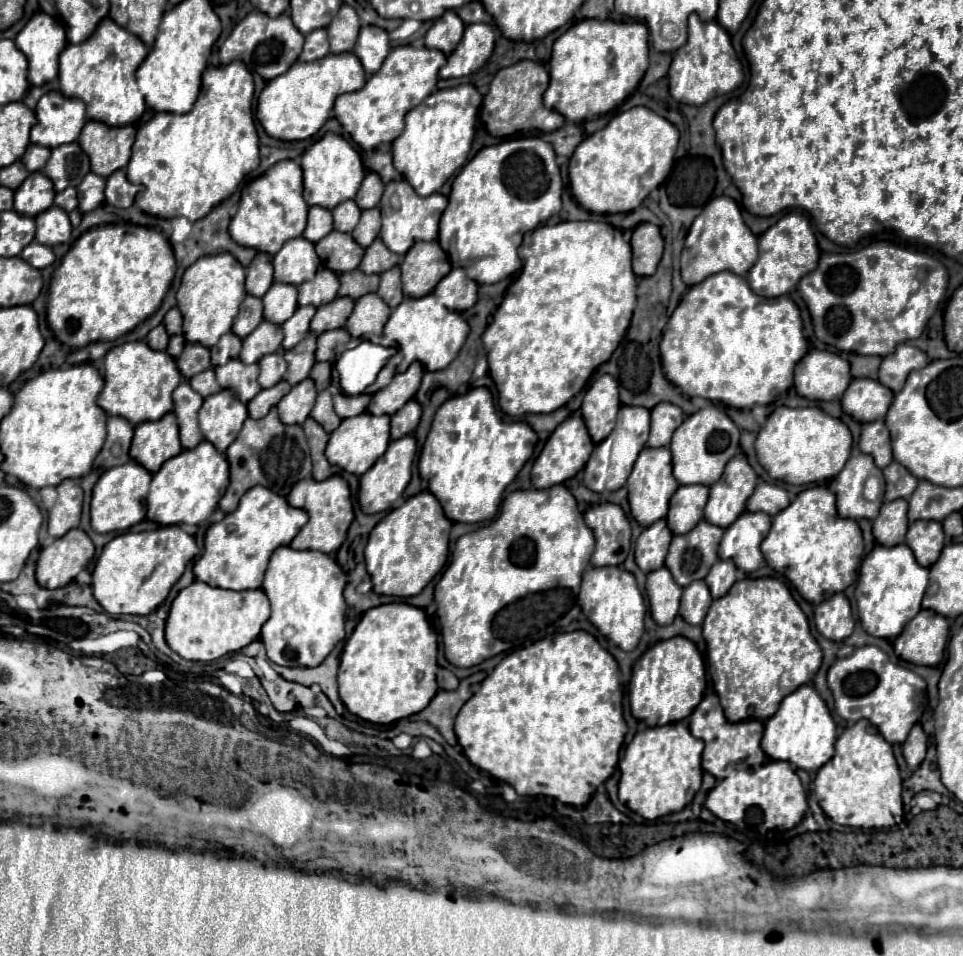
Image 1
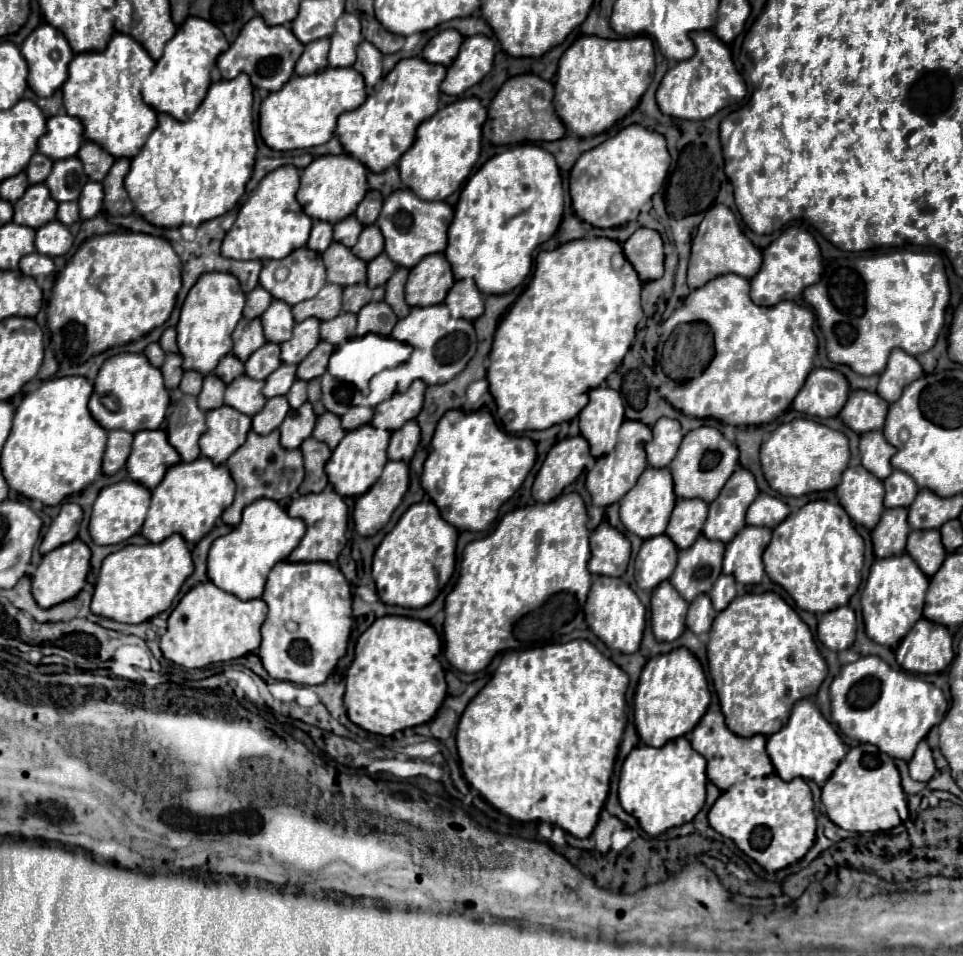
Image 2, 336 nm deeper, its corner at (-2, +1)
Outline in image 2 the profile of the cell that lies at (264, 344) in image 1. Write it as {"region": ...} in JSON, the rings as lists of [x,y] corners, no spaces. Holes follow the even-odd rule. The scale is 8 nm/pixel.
{"region":[[[267,341],[245,361],[245,375],[253,379],[267,379],[281,365],[279,345]]]}

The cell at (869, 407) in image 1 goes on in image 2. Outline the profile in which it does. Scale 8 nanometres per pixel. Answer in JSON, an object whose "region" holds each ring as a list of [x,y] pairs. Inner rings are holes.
{"region":[[[851,391],[845,407],[841,409],[839,417],[847,427],[851,427],[857,433],[881,429],[887,417],[889,403],[881,399],[877,393],[871,391]]]}

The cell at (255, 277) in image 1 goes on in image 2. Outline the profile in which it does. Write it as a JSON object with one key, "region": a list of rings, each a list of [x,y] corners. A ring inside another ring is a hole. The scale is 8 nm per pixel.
{"region":[[[257,285],[253,291],[247,293],[247,303],[245,303],[245,309],[243,309],[243,315],[247,319],[255,319],[255,317],[261,317],[261,313],[269,307],[271,303],[271,293],[265,291],[261,285]]]}

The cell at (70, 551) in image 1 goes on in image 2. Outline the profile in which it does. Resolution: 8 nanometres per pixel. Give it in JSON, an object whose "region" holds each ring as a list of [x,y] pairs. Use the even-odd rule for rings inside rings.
{"region":[[[73,539],[73,543],[65,543],[53,549],[51,553],[43,555],[43,561],[39,563],[33,575],[33,597],[37,605],[47,609],[75,597],[85,585],[85,577],[89,573],[89,559],[91,559],[91,551],[81,539]]]}

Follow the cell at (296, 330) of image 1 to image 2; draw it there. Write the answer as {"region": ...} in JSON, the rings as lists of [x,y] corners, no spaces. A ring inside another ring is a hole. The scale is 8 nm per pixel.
{"region":[[[305,319],[293,327],[293,337],[281,343],[281,361],[285,363],[301,363],[309,351],[319,343],[319,319]]]}

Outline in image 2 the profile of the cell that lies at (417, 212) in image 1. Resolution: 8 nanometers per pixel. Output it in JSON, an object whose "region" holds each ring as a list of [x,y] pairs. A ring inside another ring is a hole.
{"region":[[[409,189],[393,191],[385,199],[377,225],[385,237],[385,253],[401,267],[415,267],[425,255],[441,253],[447,247],[447,229],[453,219],[453,207],[445,201],[423,201]]]}

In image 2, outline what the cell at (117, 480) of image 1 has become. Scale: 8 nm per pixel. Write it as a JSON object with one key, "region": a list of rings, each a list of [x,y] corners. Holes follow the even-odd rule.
{"region":[[[123,479],[119,483],[113,483],[113,485],[101,489],[99,497],[95,499],[91,521],[89,521],[89,533],[91,533],[93,541],[97,545],[117,545],[117,543],[129,539],[131,535],[139,533],[141,525],[145,521],[145,513],[149,509],[149,501],[151,501],[151,491],[131,479]]]}

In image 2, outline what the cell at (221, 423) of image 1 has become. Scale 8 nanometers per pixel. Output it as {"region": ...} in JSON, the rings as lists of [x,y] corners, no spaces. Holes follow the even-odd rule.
{"region":[[[229,405],[207,411],[207,431],[199,443],[201,455],[213,459],[213,463],[225,463],[229,455],[245,443],[249,429],[251,417]]]}

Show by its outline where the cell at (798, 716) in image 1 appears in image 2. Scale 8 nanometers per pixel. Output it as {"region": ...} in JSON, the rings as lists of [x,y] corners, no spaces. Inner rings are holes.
{"region":[[[801,699],[795,703],[789,721],[773,735],[767,737],[767,753],[775,767],[775,773],[783,781],[791,781],[795,777],[811,779],[817,785],[823,785],[829,775],[835,771],[839,761],[845,757],[845,745],[831,723],[821,715],[819,707],[811,699]]]}

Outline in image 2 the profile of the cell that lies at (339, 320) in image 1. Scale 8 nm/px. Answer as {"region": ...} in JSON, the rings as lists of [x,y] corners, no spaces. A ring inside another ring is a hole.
{"region":[[[341,313],[335,319],[321,321],[321,339],[333,345],[341,345],[355,337],[355,325],[357,325],[355,313]]]}

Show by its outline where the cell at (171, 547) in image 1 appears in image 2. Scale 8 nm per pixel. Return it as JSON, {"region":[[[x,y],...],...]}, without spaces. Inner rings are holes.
{"region":[[[175,533],[161,543],[125,545],[103,559],[94,585],[91,611],[119,623],[143,623],[171,607],[183,581],[193,573],[191,553],[185,539]]]}

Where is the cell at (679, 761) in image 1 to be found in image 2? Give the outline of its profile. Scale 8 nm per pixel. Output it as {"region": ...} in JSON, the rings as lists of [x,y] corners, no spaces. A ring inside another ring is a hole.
{"region":[[[685,737],[667,741],[663,747],[637,745],[625,759],[619,775],[621,807],[637,817],[643,831],[659,835],[669,827],[691,821],[705,803],[705,759]]]}

